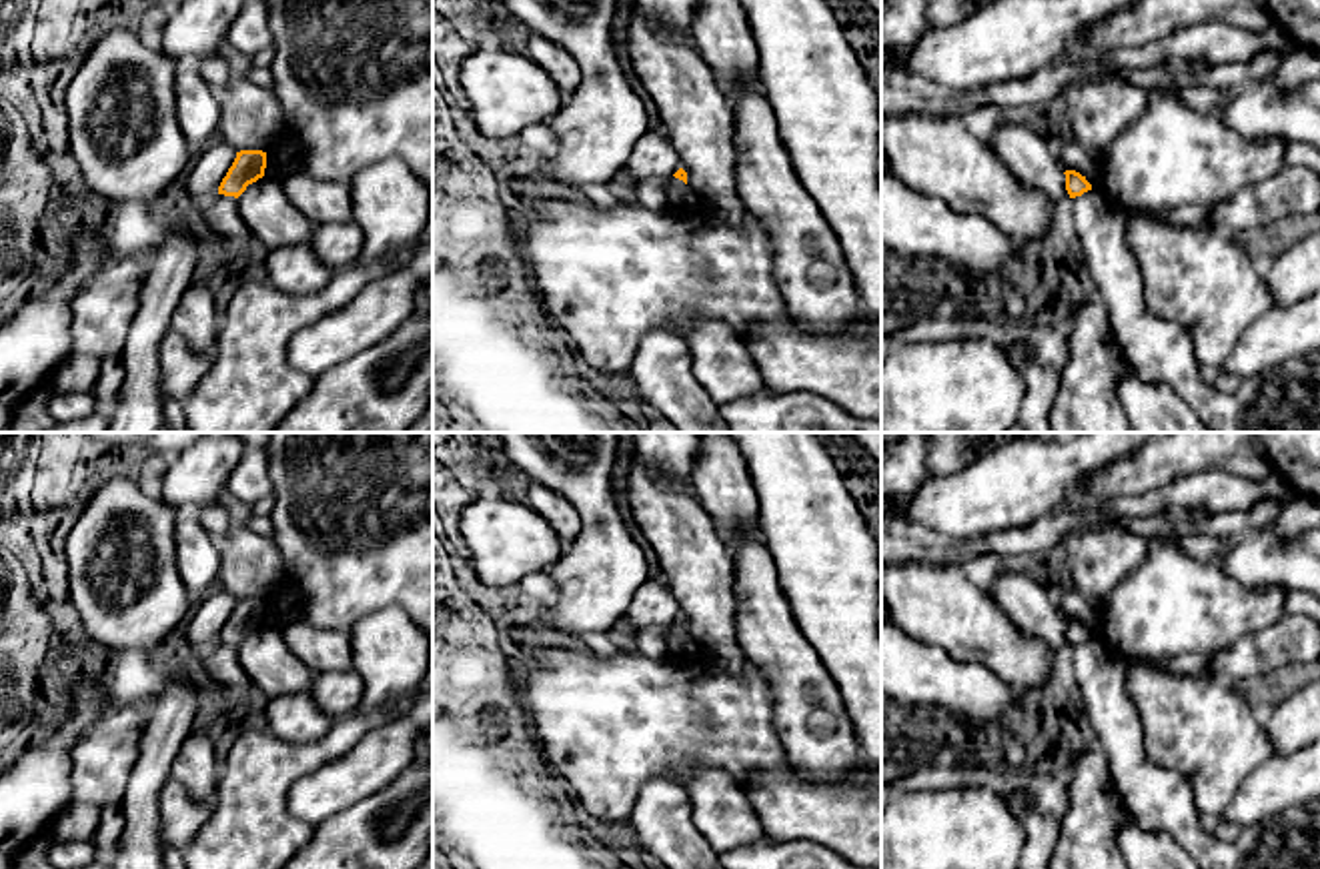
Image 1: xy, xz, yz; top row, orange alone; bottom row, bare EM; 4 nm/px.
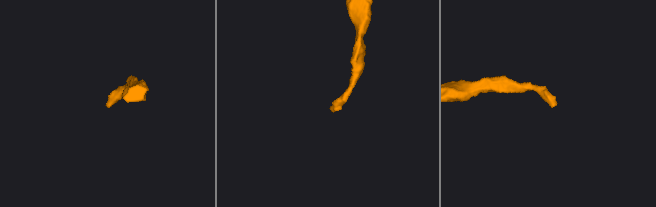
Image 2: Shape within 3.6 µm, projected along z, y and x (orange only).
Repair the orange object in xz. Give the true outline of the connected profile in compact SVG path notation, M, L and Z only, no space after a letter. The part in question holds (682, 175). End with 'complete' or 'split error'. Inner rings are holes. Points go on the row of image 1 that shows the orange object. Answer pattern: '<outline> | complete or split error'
M679 168L671 178L663 180L669 200L669 210L691 210L699 204L699 196L687 184L687 172Z | split error

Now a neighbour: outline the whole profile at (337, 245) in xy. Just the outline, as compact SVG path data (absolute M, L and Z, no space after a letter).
M355 220L314 224L308 246L333 272L363 258L363 230Z

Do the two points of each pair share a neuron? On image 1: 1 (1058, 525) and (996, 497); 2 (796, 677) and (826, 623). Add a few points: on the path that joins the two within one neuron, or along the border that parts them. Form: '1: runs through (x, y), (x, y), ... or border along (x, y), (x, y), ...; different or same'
1: border along (1066, 503), (1026, 525), (996, 533); different
2: border along (790, 603), (800, 633), (838, 685); different

